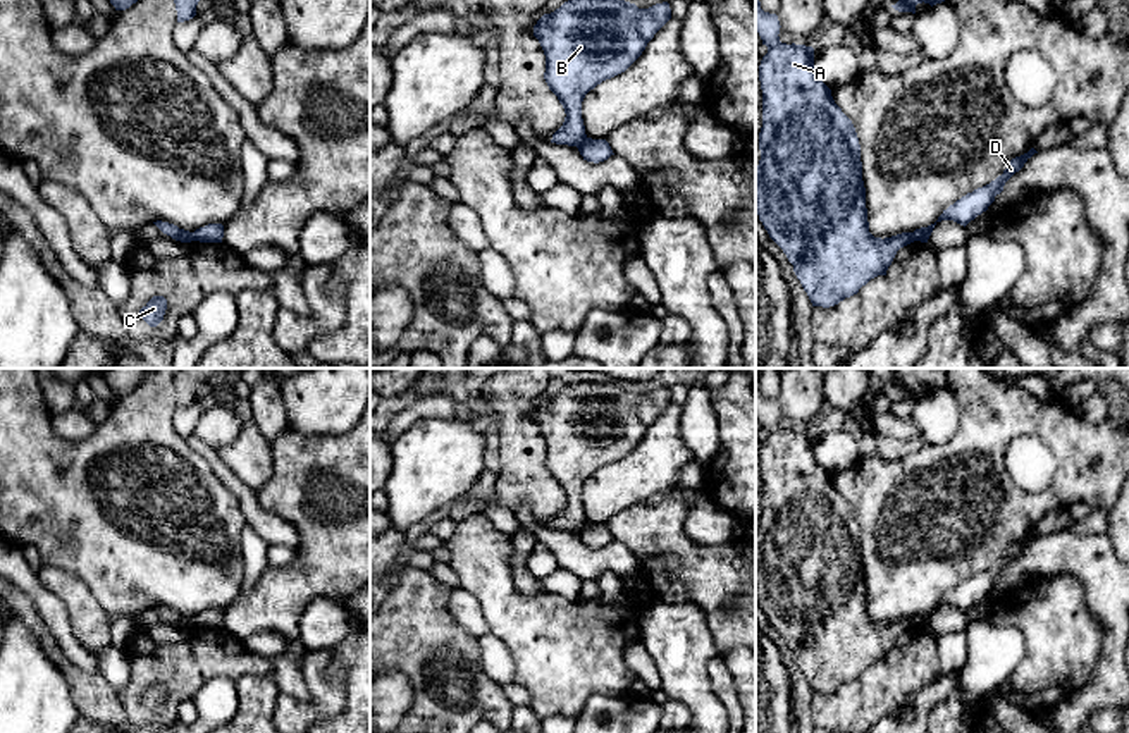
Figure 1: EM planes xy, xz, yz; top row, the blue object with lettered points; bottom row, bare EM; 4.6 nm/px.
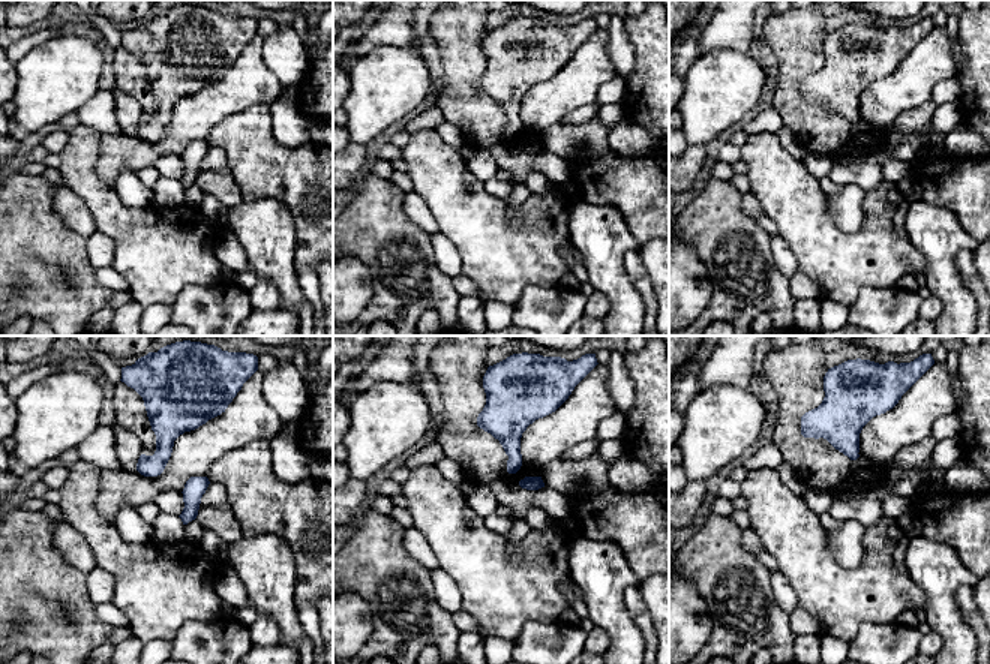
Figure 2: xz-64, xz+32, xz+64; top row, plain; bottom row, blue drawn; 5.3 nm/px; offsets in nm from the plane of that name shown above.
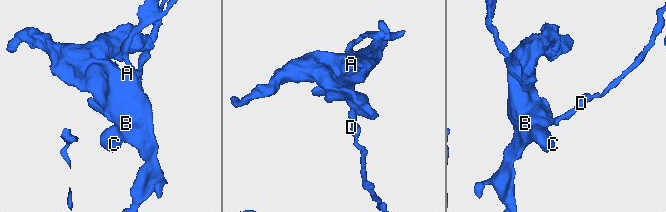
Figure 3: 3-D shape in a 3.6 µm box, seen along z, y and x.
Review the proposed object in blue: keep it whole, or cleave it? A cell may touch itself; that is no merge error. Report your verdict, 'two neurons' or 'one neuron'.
two neurons

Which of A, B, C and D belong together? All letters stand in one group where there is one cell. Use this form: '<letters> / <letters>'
A B C / D

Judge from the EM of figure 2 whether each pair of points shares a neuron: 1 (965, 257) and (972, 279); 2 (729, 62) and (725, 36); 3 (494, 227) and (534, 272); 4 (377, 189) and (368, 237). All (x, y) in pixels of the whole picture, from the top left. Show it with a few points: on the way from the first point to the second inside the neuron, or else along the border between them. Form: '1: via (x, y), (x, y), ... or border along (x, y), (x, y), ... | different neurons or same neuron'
1: via (965, 263), (969, 273) | same neuron
2: border along (746, 51), (707, 50), (702, 54) | different neurons
3: via (500, 237), (524, 261) | same neuron
4: via (377, 201), (374, 225) | same neuron

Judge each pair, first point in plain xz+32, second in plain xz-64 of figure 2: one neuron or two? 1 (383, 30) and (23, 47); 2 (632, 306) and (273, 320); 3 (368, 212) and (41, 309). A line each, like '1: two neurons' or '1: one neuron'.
1: one neuron
2: two neurons
3: one neuron

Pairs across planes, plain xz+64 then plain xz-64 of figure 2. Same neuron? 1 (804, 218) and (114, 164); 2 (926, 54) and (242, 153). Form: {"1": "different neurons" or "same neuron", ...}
{"1": "different neurons", "2": "different neurons"}

